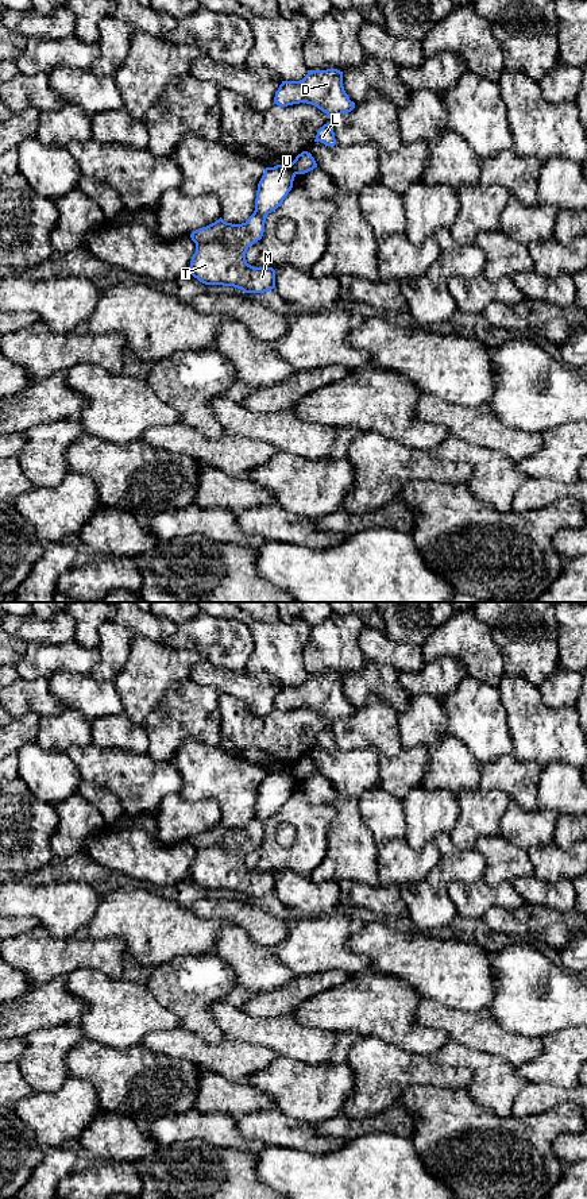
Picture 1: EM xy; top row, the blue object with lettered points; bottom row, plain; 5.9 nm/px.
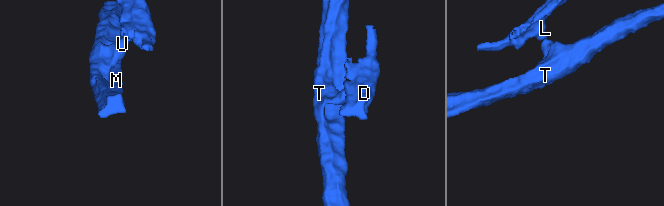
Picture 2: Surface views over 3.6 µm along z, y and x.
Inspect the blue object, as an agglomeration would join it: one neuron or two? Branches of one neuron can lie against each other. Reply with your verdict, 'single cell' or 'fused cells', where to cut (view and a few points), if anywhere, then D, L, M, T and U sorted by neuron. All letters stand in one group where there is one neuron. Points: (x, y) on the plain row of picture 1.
fused cells; cut xy (290, 768), (296, 778); groups D L / M T U

